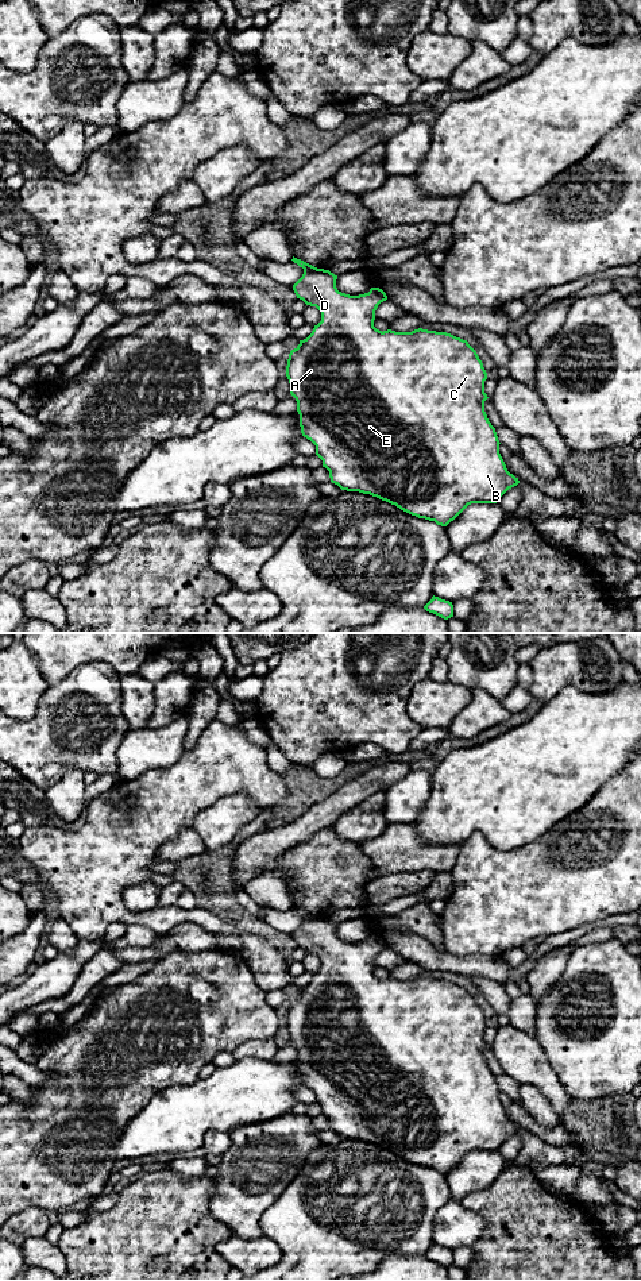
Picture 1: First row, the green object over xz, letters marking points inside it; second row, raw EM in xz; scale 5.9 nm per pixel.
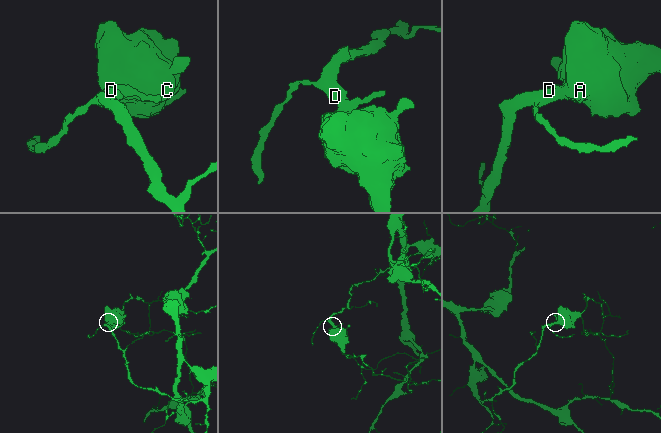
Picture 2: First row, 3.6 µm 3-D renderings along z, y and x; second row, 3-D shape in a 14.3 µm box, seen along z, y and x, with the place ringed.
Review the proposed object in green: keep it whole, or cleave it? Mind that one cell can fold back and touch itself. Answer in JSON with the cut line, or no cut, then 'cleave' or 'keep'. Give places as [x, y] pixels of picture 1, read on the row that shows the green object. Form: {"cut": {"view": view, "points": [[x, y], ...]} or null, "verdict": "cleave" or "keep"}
{"cut": null, "verdict": "keep"}

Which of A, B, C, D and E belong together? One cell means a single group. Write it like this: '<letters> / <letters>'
A B C D E

